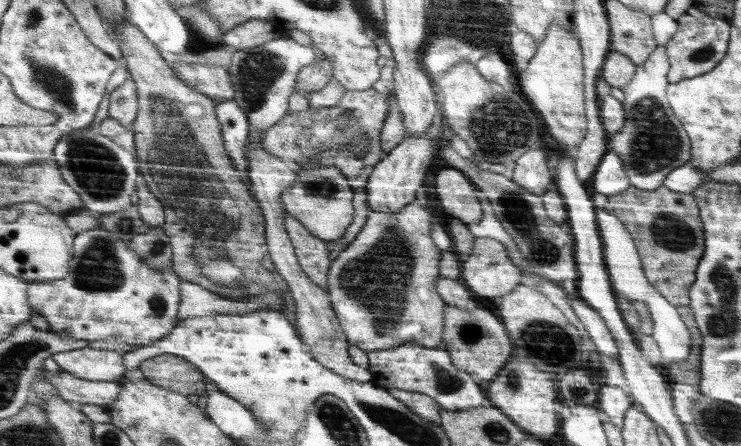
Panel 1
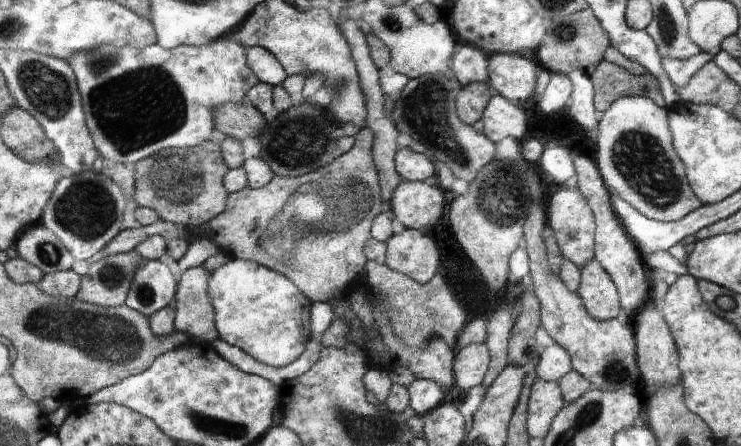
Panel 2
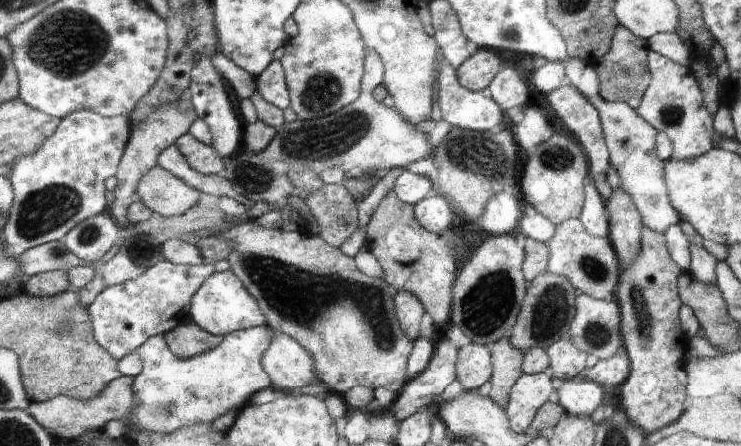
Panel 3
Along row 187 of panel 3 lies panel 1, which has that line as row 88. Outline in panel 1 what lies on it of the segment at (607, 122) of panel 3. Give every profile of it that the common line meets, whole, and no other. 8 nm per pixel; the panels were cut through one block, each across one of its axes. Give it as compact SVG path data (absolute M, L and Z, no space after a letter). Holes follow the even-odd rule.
M666 44L657 46L646 63L636 67L635 75L628 85L621 88L624 93L624 127L610 135L608 150L616 152L622 160L622 168L634 188L656 190L665 182L666 175L672 170L686 165L692 158L691 139L686 128L676 118L667 96L667 79L671 70L671 60Z

